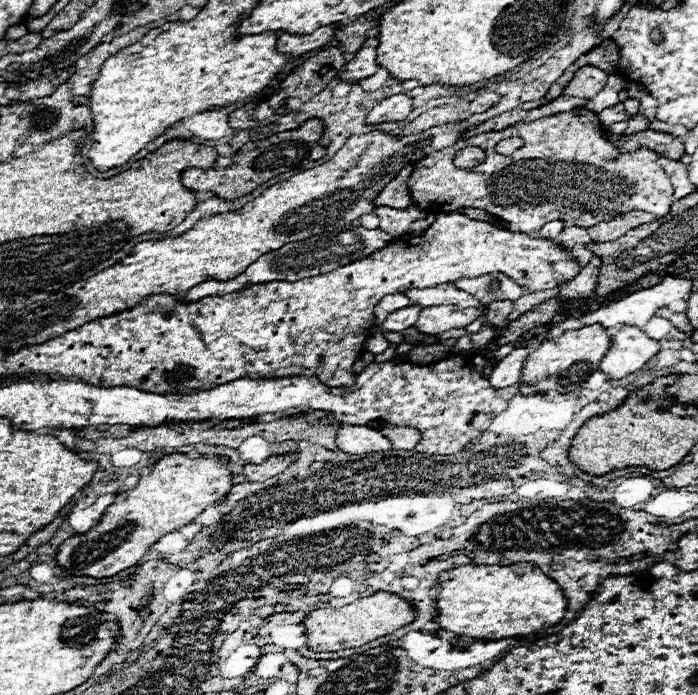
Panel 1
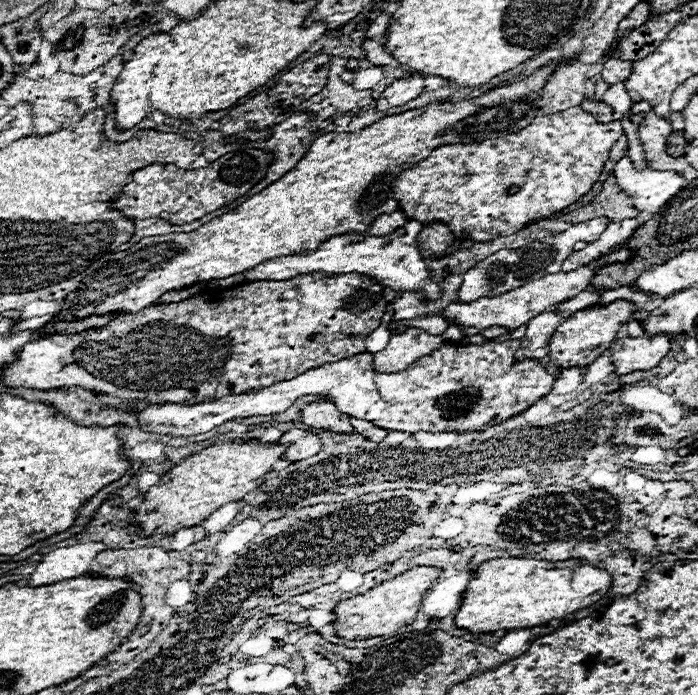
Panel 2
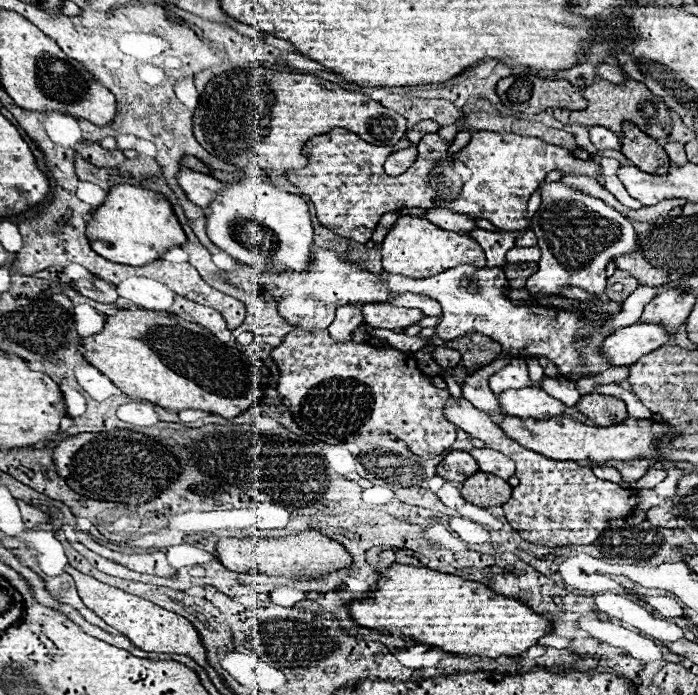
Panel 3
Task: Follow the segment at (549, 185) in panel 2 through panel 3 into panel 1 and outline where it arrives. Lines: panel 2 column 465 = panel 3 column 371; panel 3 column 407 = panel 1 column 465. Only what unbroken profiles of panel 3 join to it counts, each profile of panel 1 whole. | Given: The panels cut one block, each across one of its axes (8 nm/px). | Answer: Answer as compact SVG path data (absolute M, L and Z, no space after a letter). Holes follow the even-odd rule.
M574 108L534 122L518 122L504 130L482 132L460 140L450 148L422 158L408 178L408 188L412 202L424 212L480 208L504 220L510 232L528 232L530 236L538 234L552 218L566 220L566 226L592 226L628 210L644 210L660 218L670 212L670 204L674 202L670 178L656 164L656 152L638 148L620 154L620 150L604 138L596 114L586 108ZM512 136L522 138L524 146L508 158L498 158L494 152L496 144ZM468 146L482 148L486 160L474 170L460 170L452 164L452 158Z

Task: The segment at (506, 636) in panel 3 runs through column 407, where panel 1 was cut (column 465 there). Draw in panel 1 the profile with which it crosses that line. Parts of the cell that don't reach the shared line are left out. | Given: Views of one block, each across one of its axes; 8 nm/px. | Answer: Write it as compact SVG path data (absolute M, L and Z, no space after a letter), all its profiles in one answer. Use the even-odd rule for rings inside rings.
M516 562L510 566L456 566L438 576L438 586L440 592L436 596L436 608L440 610L440 616L436 618L436 622L442 630L472 640L502 640L532 634L546 626L558 624L568 608L568 600L562 588L552 578L544 576L544 572L532 562Z

